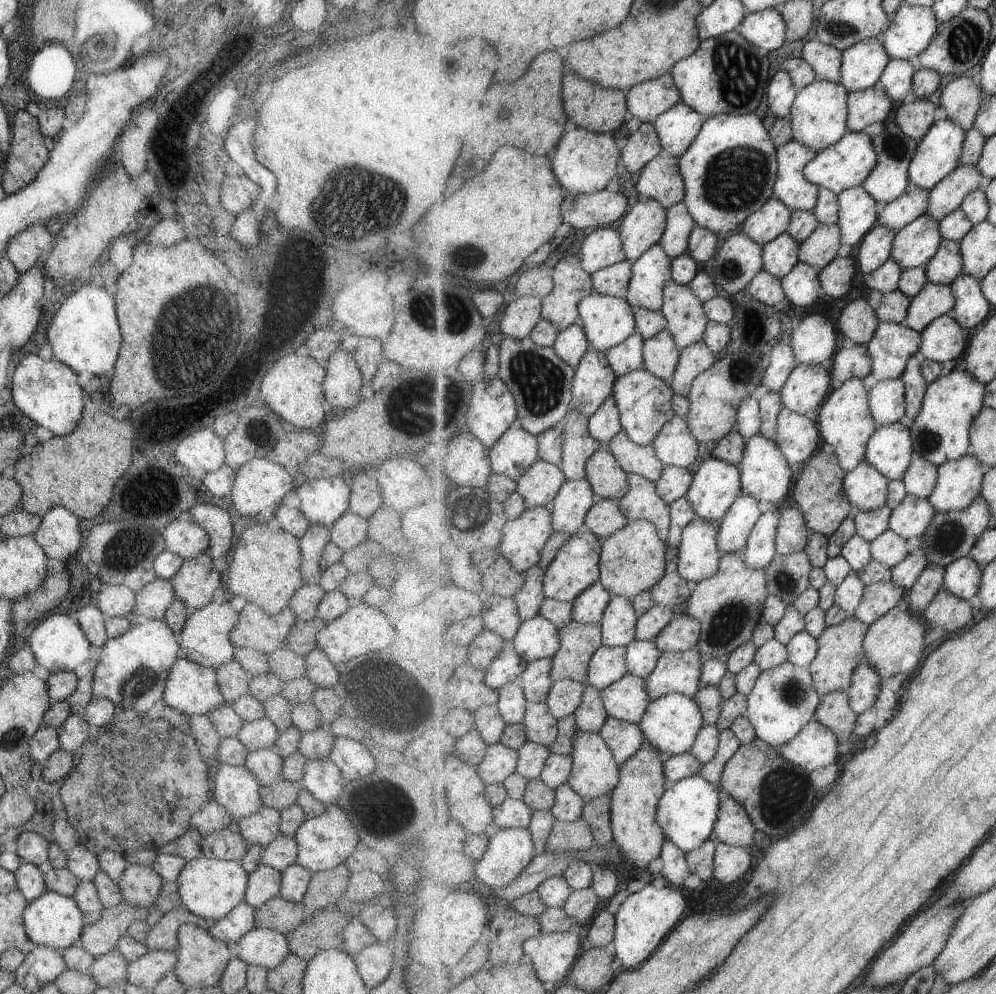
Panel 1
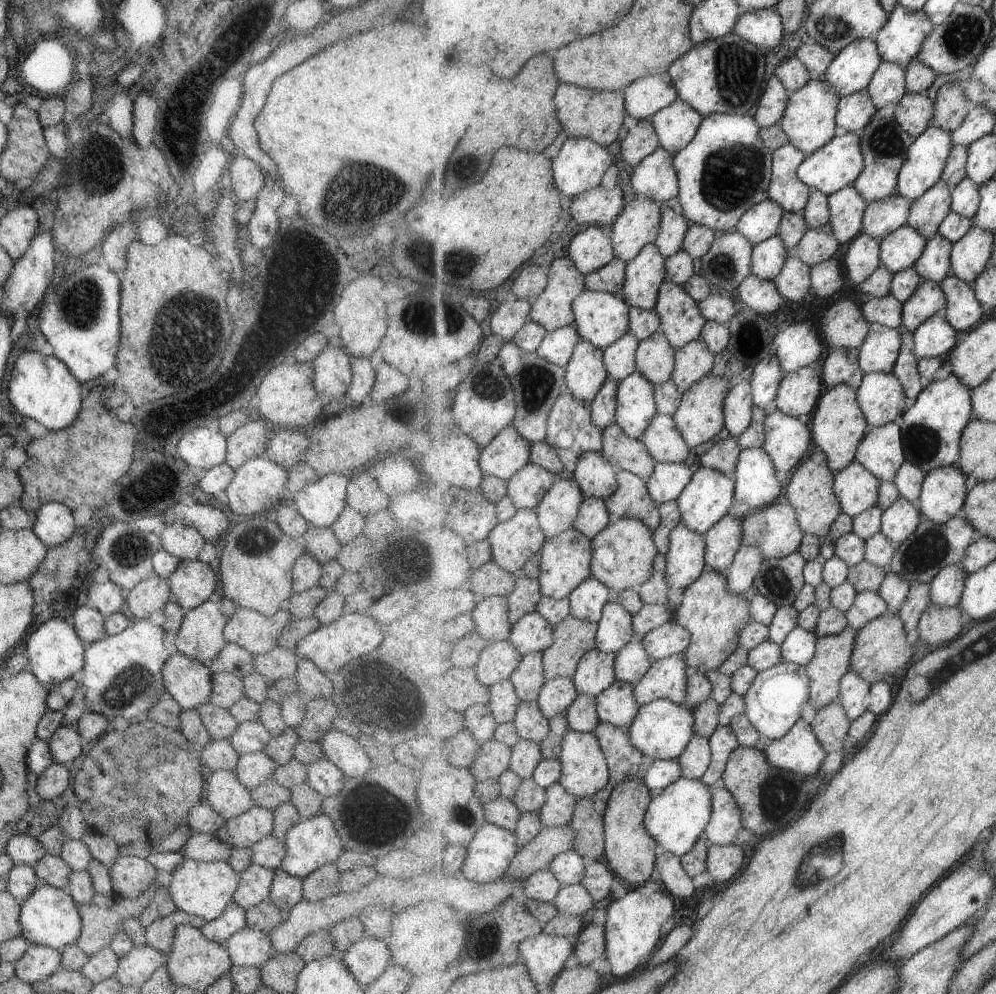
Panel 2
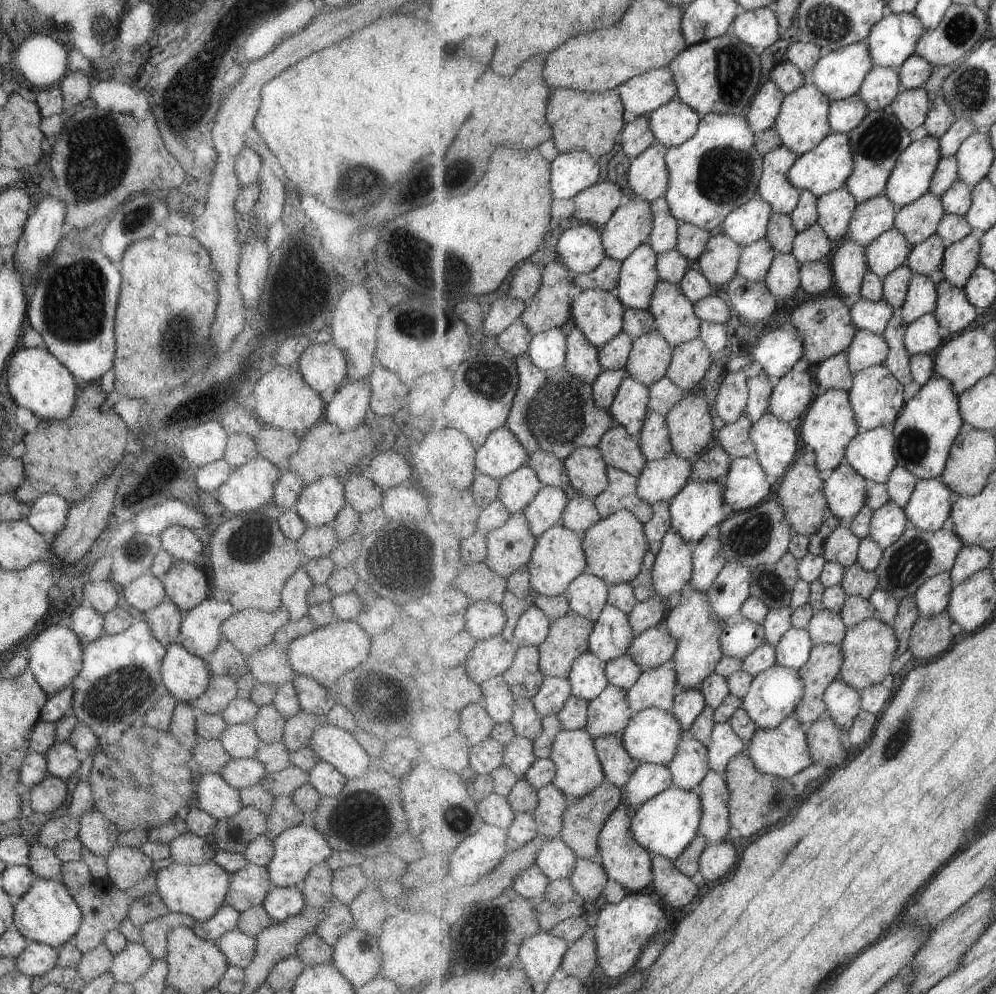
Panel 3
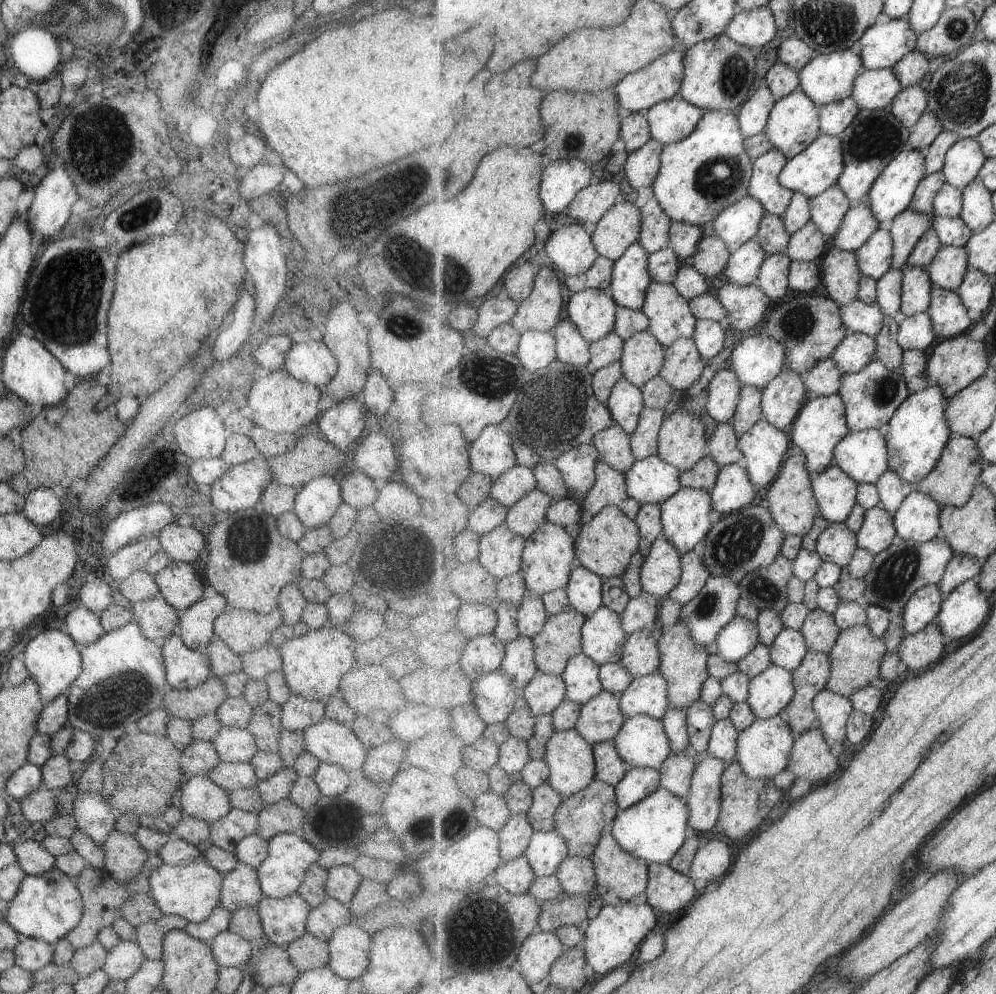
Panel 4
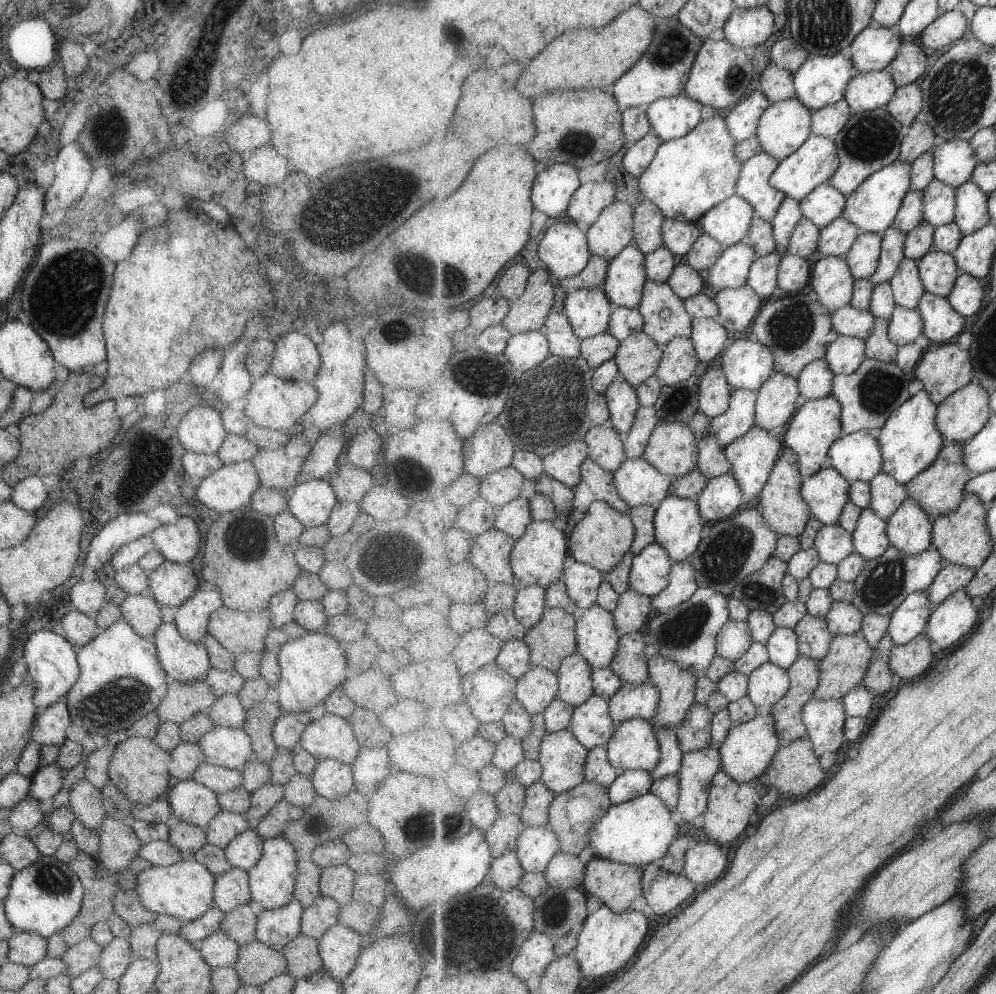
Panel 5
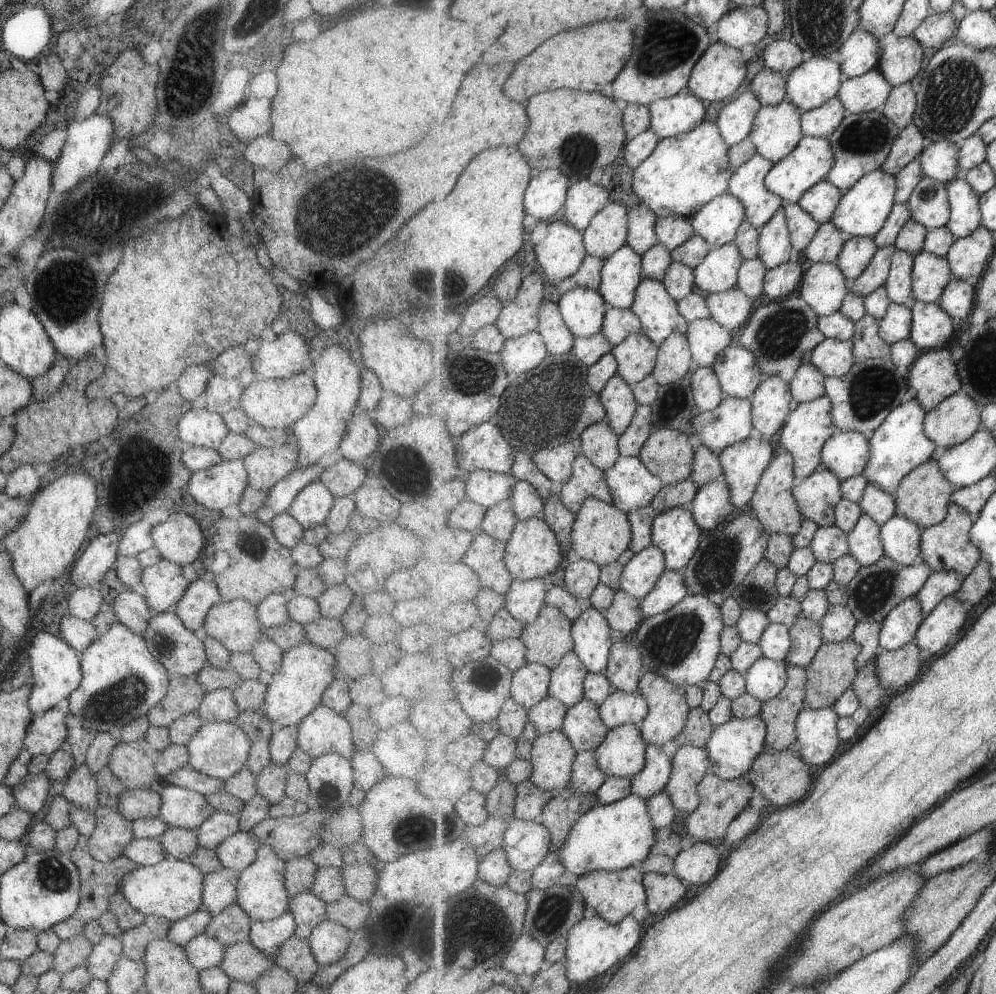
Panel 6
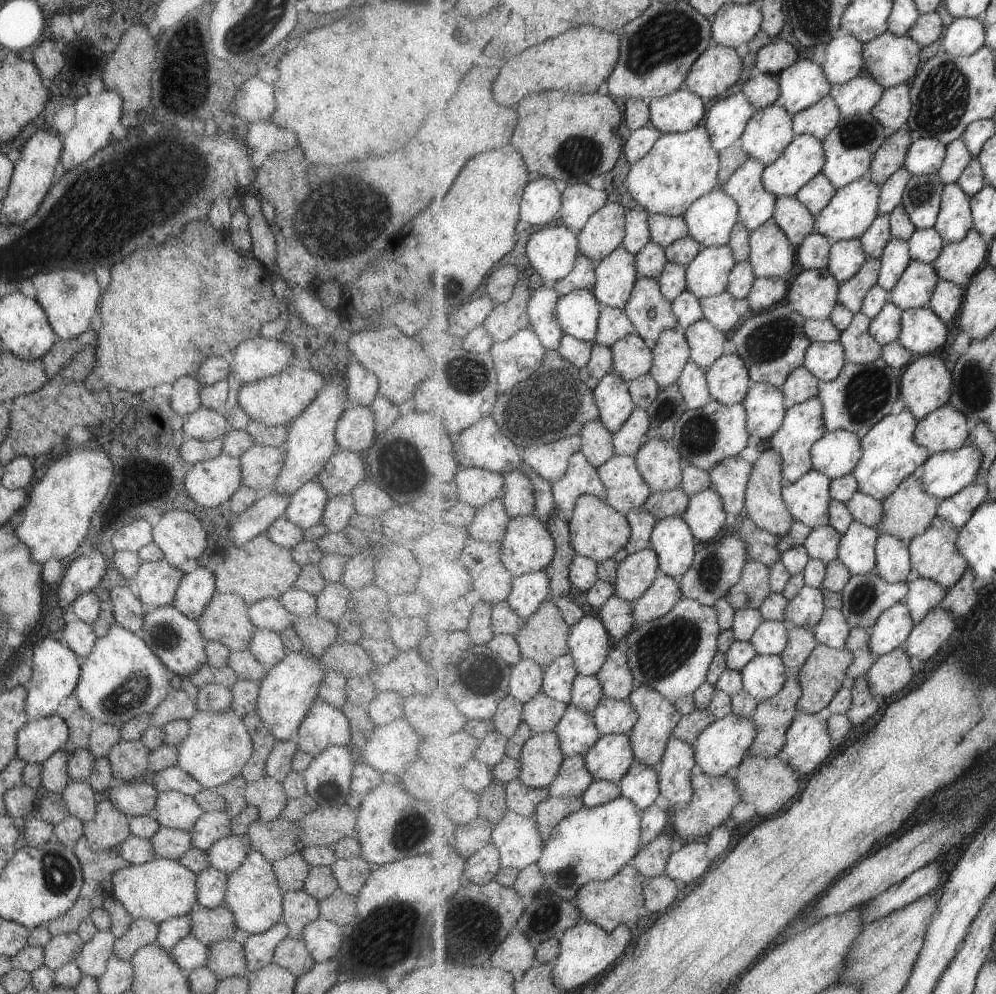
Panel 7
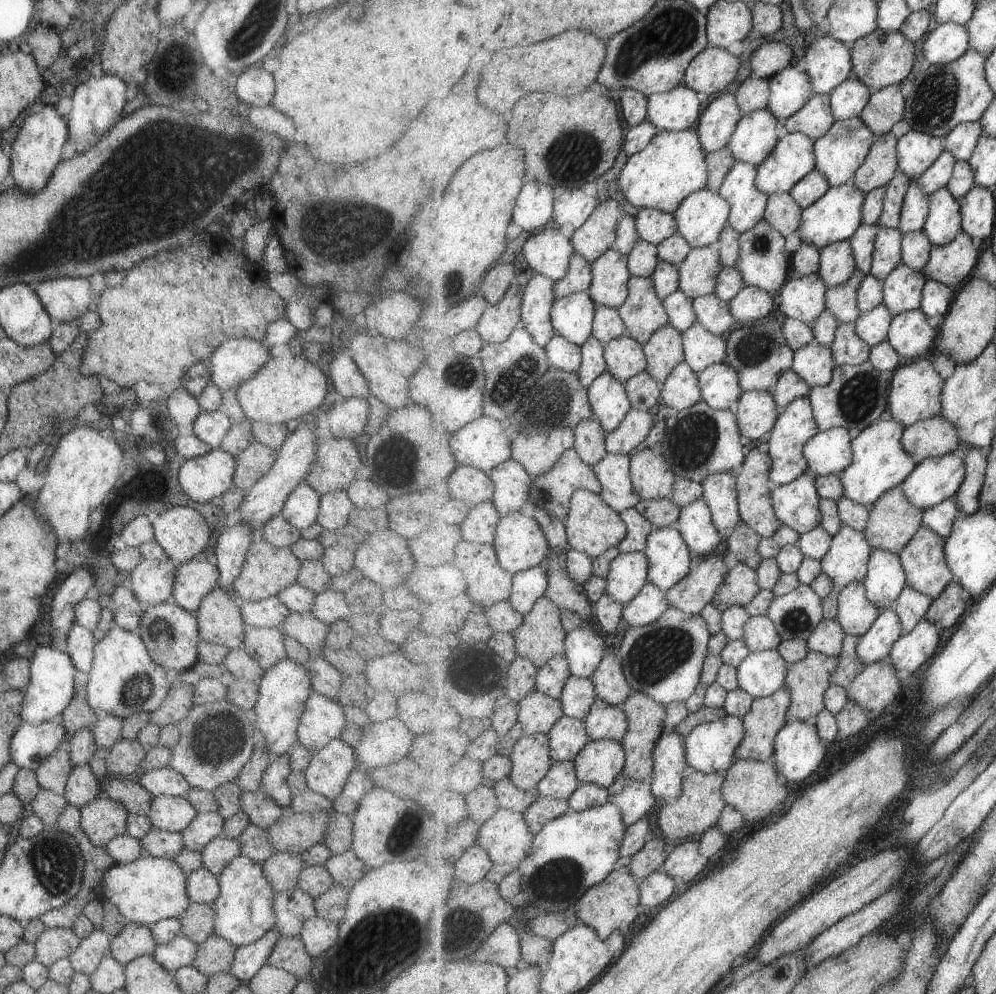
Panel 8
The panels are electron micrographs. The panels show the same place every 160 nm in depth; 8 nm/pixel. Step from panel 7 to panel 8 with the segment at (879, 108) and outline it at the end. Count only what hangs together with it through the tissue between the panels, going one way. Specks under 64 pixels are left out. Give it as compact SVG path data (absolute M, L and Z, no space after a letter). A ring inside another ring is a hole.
M899 85L874 91L861 118L879 136L891 132L891 128L906 116L906 96Z

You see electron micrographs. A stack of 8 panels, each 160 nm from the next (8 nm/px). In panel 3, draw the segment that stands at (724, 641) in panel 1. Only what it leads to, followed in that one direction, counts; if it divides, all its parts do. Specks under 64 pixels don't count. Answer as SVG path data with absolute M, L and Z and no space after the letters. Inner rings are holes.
M689 589L682 593L679 606L668 611L665 622L669 634L677 640L677 652L673 656L673 662L675 662L675 672L678 674L679 689L672 713L681 722L683 732L687 732L707 706L705 696L699 687L716 673L719 662L722 662L725 656L722 637L726 624L715 620L707 591Z

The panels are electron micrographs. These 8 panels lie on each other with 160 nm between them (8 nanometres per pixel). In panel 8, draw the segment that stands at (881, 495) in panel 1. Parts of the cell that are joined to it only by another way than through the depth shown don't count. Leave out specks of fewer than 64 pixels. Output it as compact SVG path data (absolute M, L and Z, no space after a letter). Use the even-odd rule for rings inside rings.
M811 471L789 484L774 486L772 499L779 520L801 534L821 524L823 498L818 491L818 478Z

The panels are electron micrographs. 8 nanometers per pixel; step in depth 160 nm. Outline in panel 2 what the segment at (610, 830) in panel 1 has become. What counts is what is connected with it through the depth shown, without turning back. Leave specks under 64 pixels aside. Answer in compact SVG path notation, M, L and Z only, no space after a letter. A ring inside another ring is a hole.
M611 782L595 797L579 799L575 806L569 826L577 832L574 850L585 860L600 861L606 855L603 822L613 788L615 784Z

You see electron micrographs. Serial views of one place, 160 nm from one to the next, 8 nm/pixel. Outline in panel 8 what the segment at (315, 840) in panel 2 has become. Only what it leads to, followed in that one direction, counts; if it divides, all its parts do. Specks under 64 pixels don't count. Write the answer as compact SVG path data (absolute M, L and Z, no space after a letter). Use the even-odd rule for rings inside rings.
M239 854L232 858L216 877L218 895L211 903L214 910L213 934L233 946L240 947L255 942L273 928L275 913L272 900L276 894L263 876L260 864Z

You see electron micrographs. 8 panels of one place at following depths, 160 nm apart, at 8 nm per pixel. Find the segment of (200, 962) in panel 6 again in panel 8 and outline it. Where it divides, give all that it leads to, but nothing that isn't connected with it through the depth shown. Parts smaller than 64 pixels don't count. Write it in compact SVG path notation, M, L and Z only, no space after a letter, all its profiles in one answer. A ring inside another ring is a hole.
M179 934L169 942L156 944L150 955L161 968L172 975L178 968L191 964L197 949L198 945Z

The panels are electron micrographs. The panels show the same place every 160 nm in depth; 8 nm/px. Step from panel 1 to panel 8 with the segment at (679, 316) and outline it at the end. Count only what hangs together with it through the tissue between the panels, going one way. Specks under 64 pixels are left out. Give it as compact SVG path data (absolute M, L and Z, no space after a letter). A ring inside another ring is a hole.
M632 276L629 285L630 296L625 301L625 304L618 309L627 325L627 334L646 345L652 334L670 324L670 314L667 312L664 300L658 295L654 280L651 277Z

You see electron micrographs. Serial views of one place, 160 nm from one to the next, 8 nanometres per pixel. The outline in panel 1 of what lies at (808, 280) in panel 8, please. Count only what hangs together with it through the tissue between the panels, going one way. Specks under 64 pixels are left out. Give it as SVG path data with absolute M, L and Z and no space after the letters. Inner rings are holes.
M877 225L863 237L855 256L863 273L874 273L892 258L897 231L887 225Z

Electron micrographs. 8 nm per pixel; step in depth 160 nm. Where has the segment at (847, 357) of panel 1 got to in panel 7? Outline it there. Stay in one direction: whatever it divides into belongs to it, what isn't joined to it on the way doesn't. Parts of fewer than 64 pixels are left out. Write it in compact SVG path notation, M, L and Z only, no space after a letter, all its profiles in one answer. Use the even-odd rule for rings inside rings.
M805 366L795 369L791 376L782 384L781 389L786 395L786 405L803 404L818 396L820 380Z

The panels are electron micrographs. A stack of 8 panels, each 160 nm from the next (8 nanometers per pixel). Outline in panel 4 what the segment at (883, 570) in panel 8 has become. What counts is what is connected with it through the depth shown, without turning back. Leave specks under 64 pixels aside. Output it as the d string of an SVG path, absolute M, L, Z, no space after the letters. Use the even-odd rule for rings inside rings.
M916 491L901 504L901 508L894 516L895 530L898 531L899 540L913 540L913 542L929 542L941 536L942 524L939 514L942 513L942 506L929 494Z

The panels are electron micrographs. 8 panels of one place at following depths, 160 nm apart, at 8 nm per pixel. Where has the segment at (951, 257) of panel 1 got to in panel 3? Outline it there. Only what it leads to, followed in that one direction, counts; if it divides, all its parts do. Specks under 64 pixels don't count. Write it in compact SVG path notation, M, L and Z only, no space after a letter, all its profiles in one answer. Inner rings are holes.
M938 234L913 247L907 265L914 273L931 276L942 272L946 242Z

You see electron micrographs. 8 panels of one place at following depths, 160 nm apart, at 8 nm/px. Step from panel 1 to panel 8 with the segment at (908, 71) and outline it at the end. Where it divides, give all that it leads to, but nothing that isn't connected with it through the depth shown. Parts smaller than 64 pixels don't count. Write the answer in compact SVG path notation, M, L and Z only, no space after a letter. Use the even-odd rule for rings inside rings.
M853 76L830 92L832 109L837 119L852 119L861 116L869 104L873 90L857 76Z

